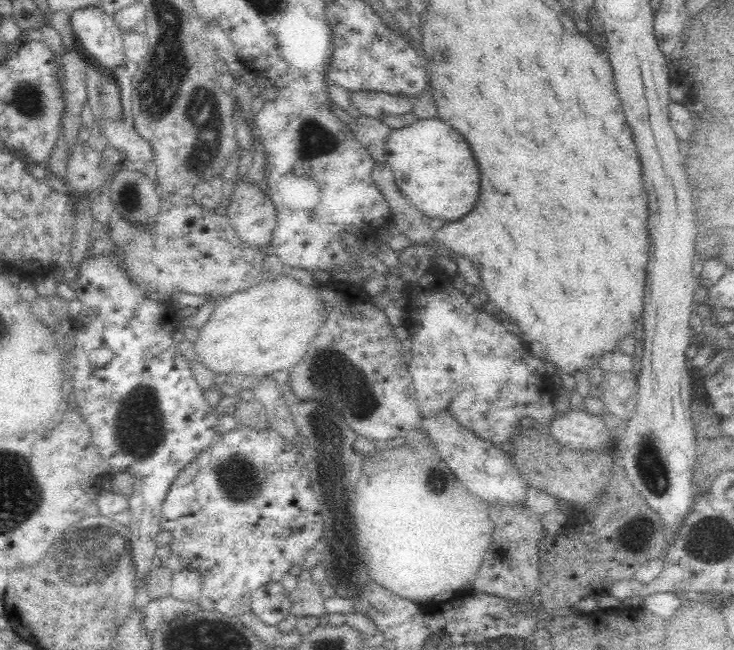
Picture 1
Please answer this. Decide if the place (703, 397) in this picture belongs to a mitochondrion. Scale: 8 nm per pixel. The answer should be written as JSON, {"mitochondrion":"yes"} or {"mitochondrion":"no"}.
{"mitochondrion":"no"}

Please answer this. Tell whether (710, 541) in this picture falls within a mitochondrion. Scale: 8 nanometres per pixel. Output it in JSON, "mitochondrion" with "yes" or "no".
{"mitochondrion":"yes"}

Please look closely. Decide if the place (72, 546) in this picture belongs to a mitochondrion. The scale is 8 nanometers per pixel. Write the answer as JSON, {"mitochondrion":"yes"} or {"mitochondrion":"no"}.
{"mitochondrion":"yes"}

